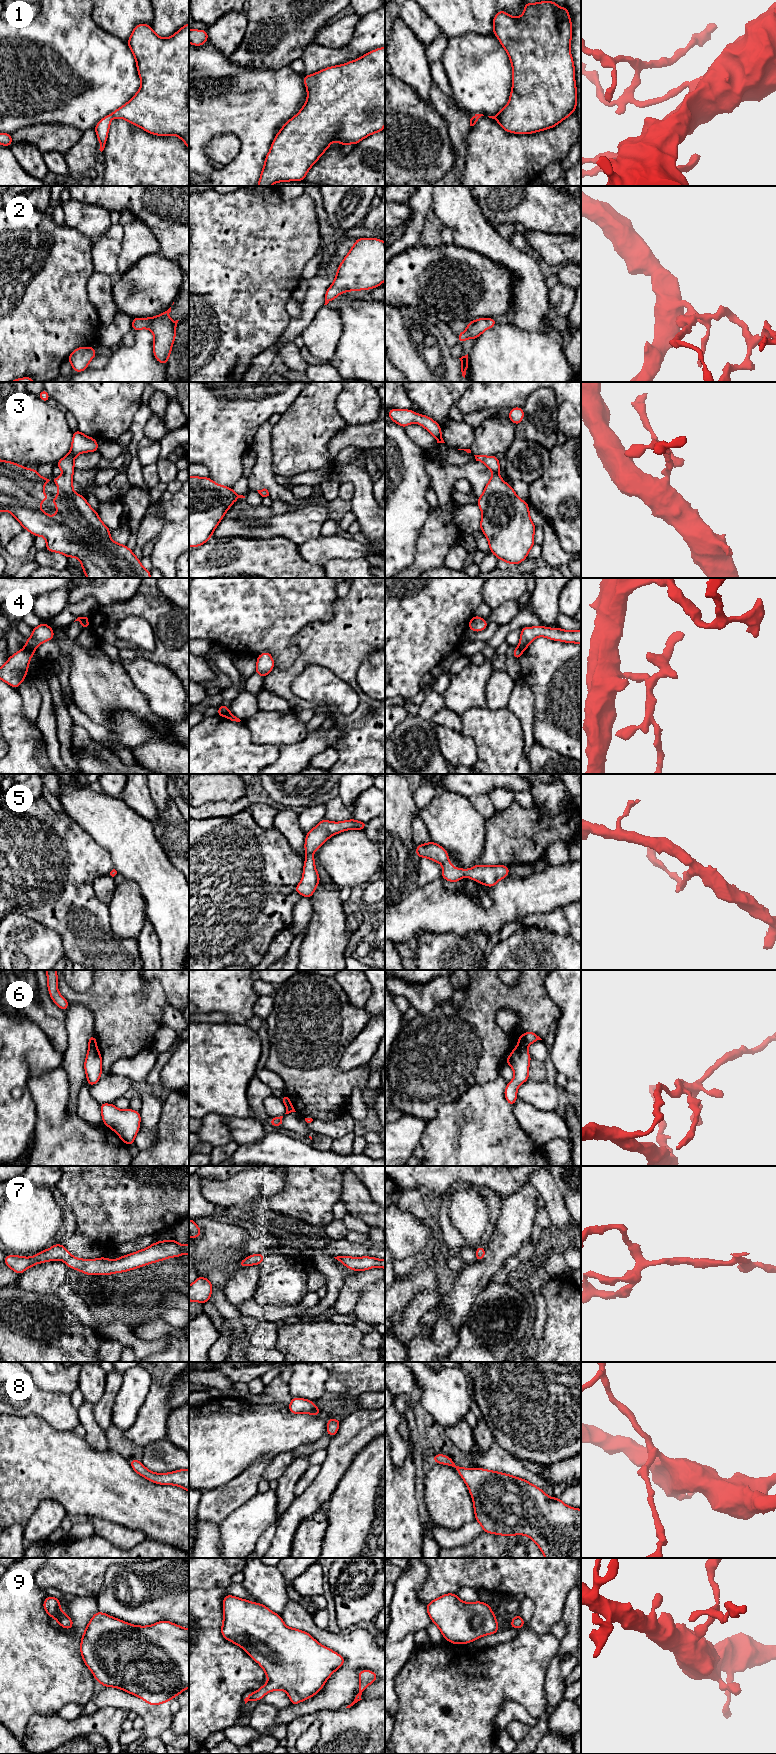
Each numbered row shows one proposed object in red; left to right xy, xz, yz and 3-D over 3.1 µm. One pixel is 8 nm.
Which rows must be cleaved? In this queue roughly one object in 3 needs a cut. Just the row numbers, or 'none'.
4, 6

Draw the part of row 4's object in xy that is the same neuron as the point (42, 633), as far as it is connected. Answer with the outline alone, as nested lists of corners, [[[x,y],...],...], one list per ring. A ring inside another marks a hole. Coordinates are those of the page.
[[[41,623],[39,626],[32,629],[32,636],[26,639],[25,647],[35,651],[35,649],[40,644],[46,641],[53,640],[53,637],[53,629],[49,625]]]

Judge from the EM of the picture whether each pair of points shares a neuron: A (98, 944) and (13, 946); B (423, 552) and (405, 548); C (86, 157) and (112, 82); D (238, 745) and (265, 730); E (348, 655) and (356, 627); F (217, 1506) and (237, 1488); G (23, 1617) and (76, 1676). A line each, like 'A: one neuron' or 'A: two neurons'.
A: two neurons
B: two neurons
C: two neurons
D: two neurons
E: one neuron
F: one neuron
G: one neuron

